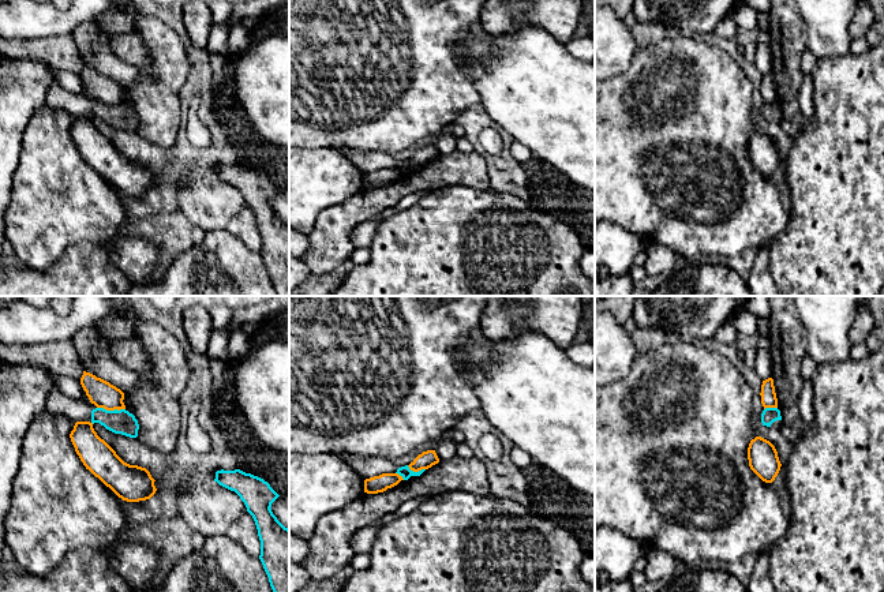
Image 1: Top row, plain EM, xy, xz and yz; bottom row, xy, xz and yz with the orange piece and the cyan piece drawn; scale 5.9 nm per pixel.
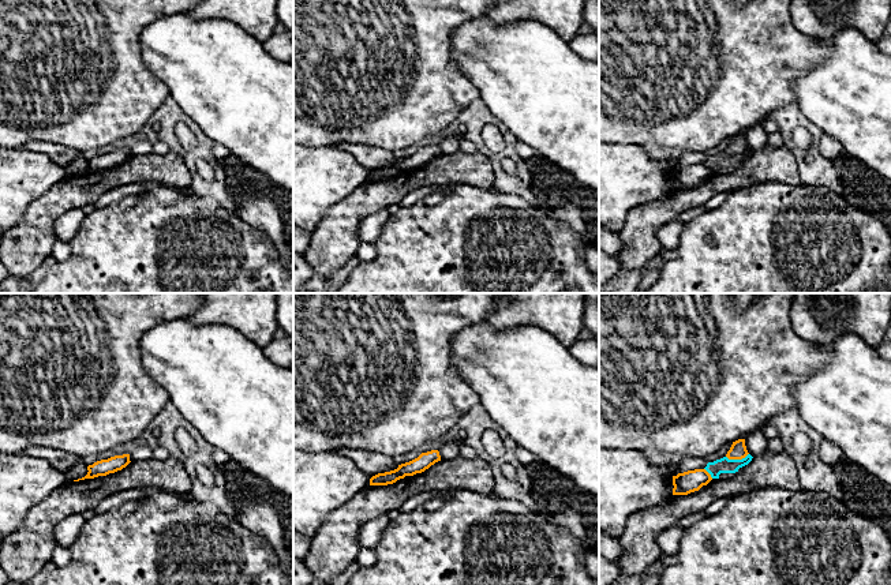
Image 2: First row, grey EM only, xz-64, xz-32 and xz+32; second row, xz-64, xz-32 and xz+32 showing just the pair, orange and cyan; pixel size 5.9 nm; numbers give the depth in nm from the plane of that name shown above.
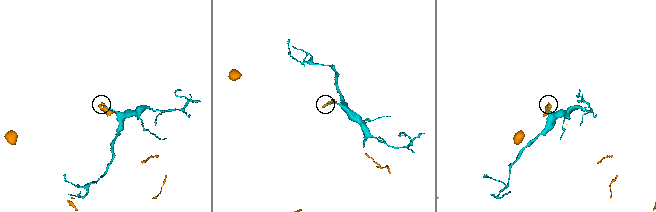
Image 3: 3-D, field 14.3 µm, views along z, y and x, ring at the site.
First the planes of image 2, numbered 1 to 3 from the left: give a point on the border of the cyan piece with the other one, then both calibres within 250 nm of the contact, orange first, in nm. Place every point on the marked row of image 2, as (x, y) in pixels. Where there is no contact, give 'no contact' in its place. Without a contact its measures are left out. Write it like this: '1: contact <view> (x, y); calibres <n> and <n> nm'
1: no contact
2: no contact
3: contact xz+32 (737, 458); calibres 100 and 90 nm

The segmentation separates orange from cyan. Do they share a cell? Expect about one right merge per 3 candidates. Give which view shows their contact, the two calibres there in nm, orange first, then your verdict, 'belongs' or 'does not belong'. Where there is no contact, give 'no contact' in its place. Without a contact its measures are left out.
xy | 160/140 nm | does not belong

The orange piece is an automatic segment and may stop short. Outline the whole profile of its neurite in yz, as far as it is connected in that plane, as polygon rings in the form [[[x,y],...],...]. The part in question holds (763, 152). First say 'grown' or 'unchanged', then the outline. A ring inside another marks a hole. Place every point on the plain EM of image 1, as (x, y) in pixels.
unchanged; [[[761,131],[750,135],[748,154],[750,164],[765,177],[772,177],[782,161],[775,140]]]

